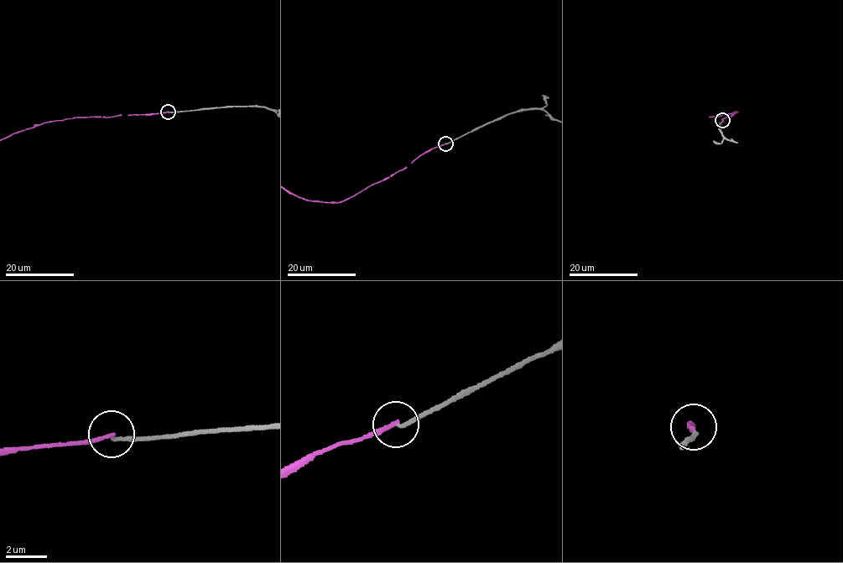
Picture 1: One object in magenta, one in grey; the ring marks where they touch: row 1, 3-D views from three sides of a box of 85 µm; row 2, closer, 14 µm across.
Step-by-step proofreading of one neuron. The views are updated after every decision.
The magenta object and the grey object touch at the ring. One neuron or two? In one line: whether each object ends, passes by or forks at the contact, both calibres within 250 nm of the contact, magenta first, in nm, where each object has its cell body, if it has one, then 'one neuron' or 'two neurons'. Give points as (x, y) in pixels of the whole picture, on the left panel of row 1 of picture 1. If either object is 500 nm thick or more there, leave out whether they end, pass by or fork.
magenta ends; grey ends; calibres 190 and 170 nm; soma magenta none; soma grey none; two neurons

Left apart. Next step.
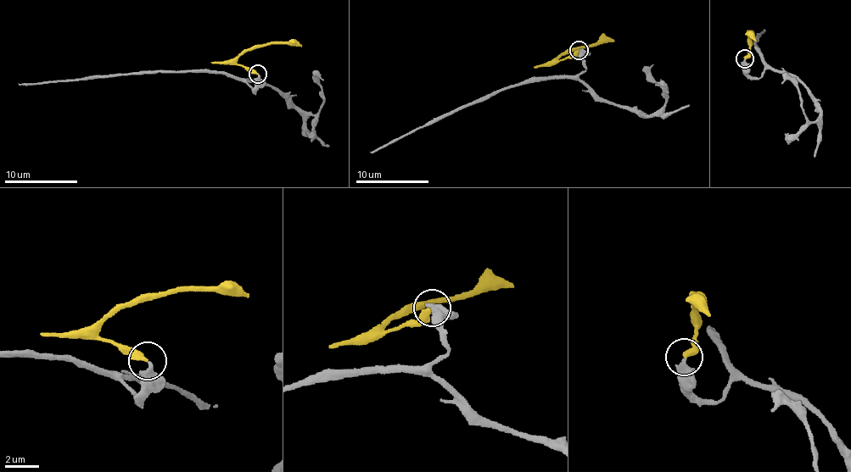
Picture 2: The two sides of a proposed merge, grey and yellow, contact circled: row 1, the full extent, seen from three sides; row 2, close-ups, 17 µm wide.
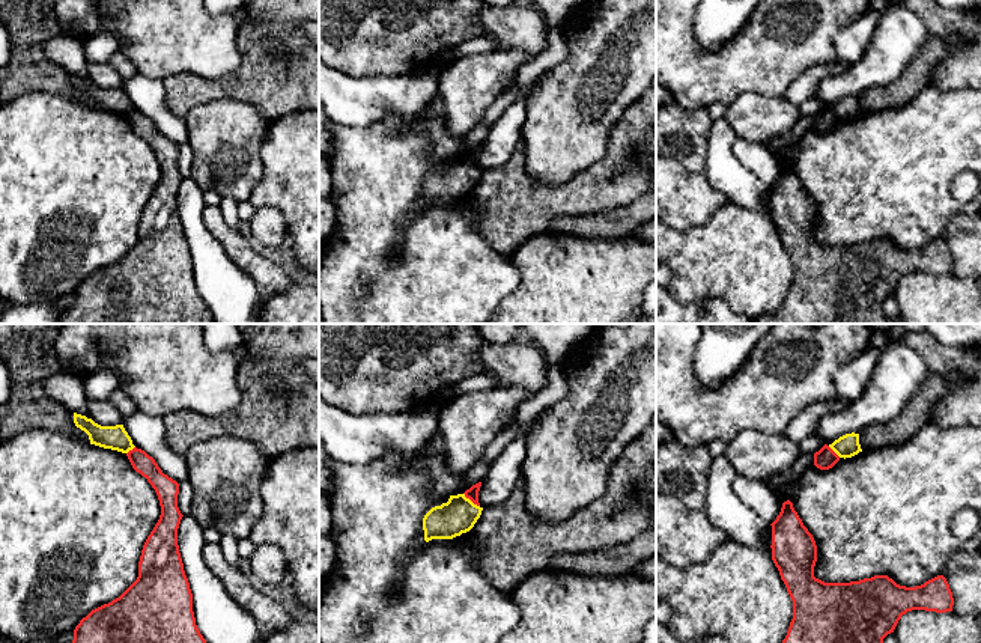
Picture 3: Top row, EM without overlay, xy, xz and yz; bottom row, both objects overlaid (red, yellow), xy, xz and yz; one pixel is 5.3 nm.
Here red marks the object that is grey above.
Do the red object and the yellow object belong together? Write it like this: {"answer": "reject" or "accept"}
{"answer": "reject"}

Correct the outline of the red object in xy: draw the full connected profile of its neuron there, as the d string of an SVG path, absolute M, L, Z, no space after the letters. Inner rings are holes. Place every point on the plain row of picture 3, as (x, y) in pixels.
M134 110L126 119L132 131L155 152L161 169L159 182L143 208L137 242L119 261L92 273L80 283L74 292L74 303L62 310L57 324L217 324L196 288L193 256L179 215L178 191L184 179L178 170L179 146L164 137L144 113Z

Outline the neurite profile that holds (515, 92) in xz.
M536 78L528 87L522 87L521 84L512 86L507 92L501 93L492 105L486 110L484 116L481 117L480 123L492 126L504 111L516 102L519 98L527 98L536 92L539 78Z

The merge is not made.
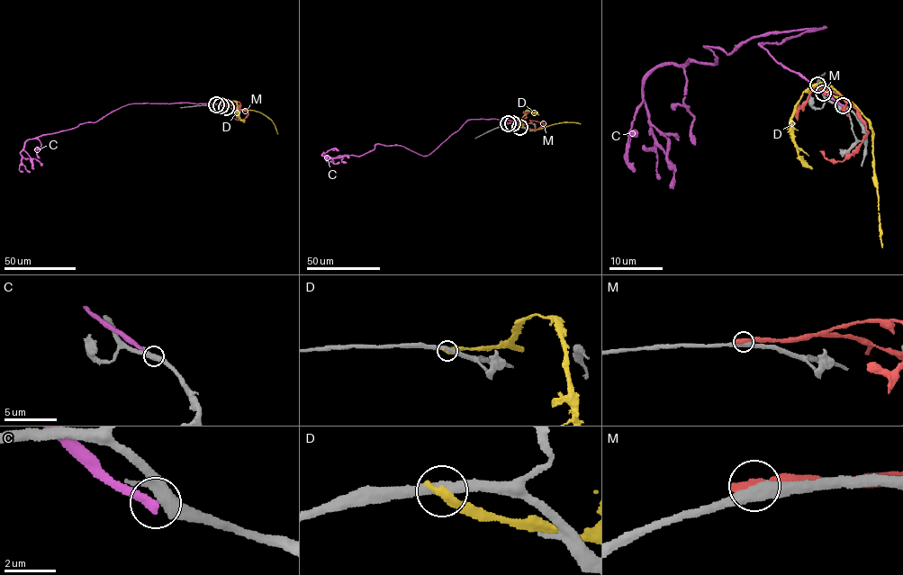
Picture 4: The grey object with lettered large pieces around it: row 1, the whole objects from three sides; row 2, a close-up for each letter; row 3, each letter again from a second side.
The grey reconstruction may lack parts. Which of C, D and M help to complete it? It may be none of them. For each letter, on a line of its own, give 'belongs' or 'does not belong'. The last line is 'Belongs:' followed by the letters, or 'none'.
C: does not belong
D: does not belong
M: does not belong
Belongs: none

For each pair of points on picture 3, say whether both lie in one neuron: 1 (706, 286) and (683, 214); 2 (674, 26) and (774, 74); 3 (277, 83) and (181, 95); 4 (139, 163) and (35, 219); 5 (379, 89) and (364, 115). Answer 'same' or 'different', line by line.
1: different
2: same
3: same
4: same
5: same

